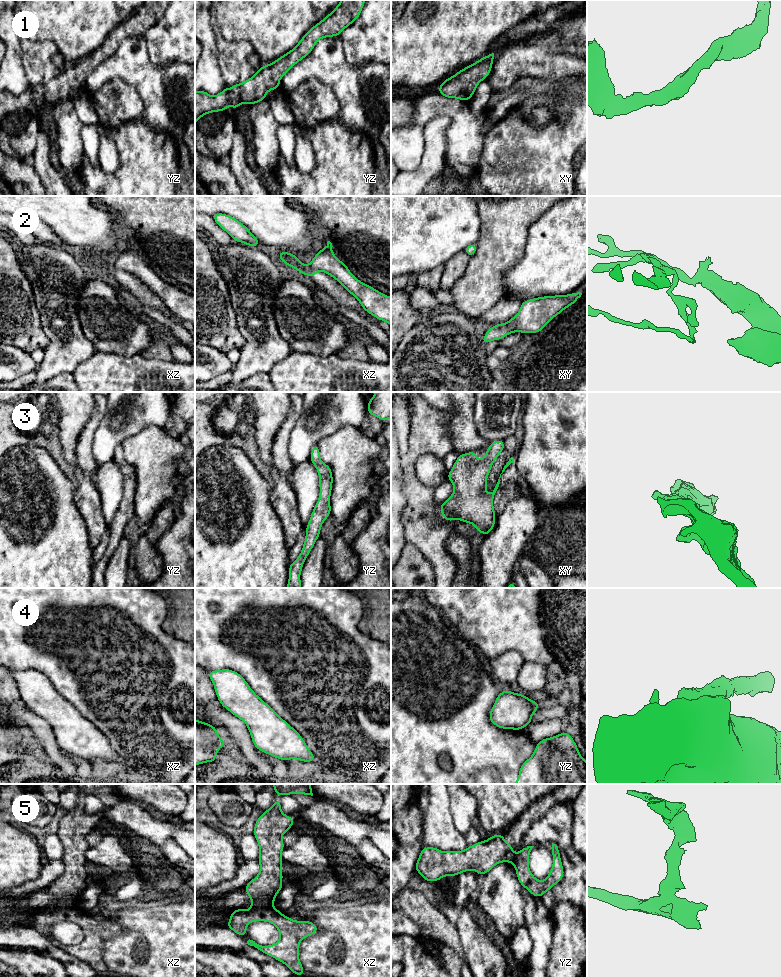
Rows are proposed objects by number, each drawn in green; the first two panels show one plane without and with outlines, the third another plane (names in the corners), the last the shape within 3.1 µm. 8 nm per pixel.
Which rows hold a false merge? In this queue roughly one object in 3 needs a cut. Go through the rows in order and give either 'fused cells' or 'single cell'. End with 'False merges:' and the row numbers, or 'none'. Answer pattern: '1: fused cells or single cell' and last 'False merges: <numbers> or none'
1: single cell
2: fused cells
3: single cell
4: single cell
5: fused cells
False merges: 2, 5

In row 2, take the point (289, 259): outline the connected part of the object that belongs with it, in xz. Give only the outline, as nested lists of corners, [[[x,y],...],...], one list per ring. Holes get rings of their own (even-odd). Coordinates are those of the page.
[[[280,250],[280,254],[278,257],[283,263],[287,266],[290,266],[297,271],[299,271],[303,275],[307,275],[309,277],[313,277],[317,274],[318,270],[312,269],[310,265],[304,265],[296,255],[293,255],[289,252]]]

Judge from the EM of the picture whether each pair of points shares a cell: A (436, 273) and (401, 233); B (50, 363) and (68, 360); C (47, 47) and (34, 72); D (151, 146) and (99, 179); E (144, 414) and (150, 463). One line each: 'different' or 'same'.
A: different
B: same
C: same
D: same
E: different

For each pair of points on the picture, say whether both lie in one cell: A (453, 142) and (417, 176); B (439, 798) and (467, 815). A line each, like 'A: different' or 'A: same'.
A: different
B: different

